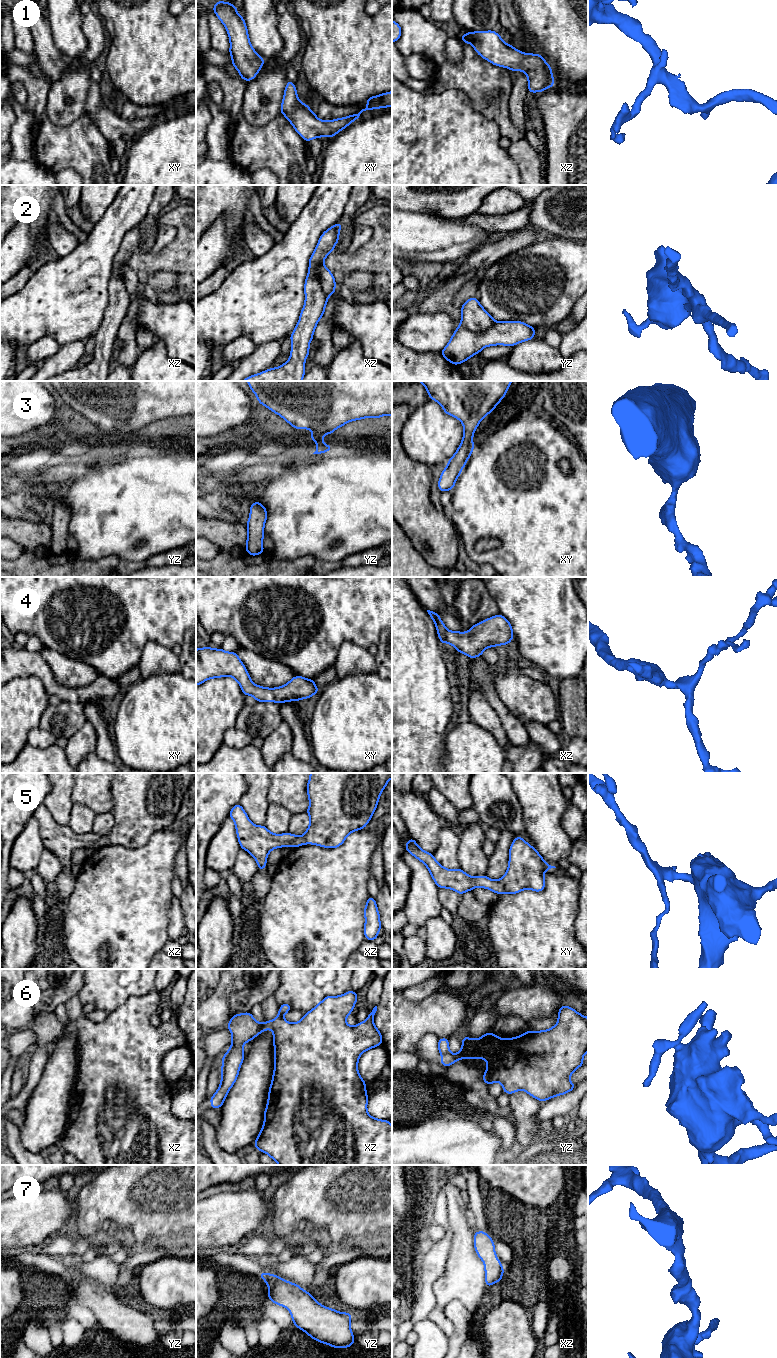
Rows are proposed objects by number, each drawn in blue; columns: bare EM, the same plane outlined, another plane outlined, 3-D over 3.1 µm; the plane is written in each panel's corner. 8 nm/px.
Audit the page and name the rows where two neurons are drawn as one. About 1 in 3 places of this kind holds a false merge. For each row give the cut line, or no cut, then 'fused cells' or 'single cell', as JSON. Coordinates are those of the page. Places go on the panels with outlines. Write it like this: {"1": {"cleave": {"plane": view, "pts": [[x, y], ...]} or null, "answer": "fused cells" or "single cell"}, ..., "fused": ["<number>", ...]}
{"1": {"cleave": null, "answer": "single cell"}, "2": {"cleave": {"plane": "yz", "pts": [[495, 322], [480, 331], [470, 331], [460, 323]]}, "answer": "fused cells"}, "3": {"cleave": null, "answer": "single cell"}, "4": {"cleave": null, "answer": "single cell"}, "5": {"cleave": null, "answer": "single cell"}, "6": {"cleave": {"plane": "xz", "pts": [[272, 1021], [270, 1028]]}, "answer": "fused cells"}, "7": {"cleave": null, "answer": "single cell"}, "fused": ["2", "6"]}

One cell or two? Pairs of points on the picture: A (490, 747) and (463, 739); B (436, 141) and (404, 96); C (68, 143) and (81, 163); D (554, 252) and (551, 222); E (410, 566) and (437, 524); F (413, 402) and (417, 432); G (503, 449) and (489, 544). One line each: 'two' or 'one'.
A: one
B: one
C: one
D: two
E: two
F: two
G: two

